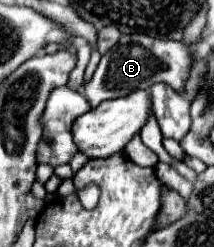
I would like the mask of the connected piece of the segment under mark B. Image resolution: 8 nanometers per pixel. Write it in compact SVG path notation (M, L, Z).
M146 33L122 35L120 41L106 55L102 55L102 61L98 63L92 81L84 83L84 95L92 107L98 107L102 101L126 97L132 91L150 89L150 81L164 81L180 93L182 85L188 79L188 73L190 49L186 49L182 41L146 37Z

